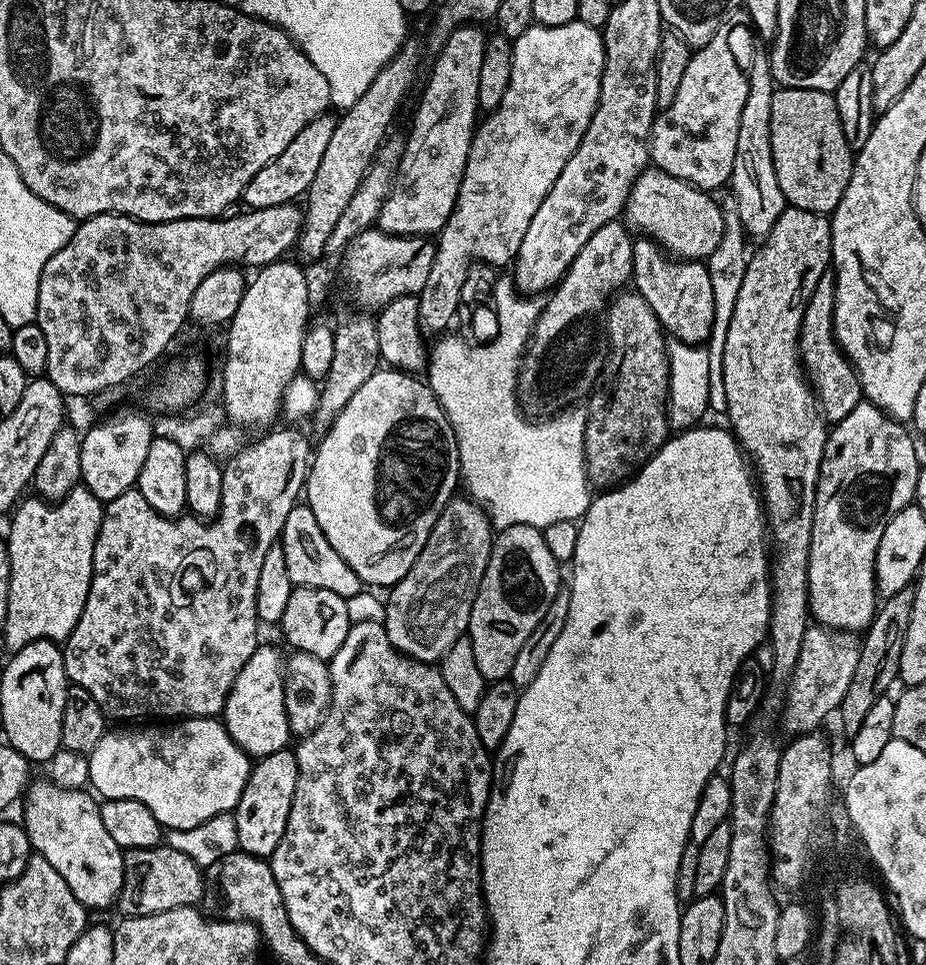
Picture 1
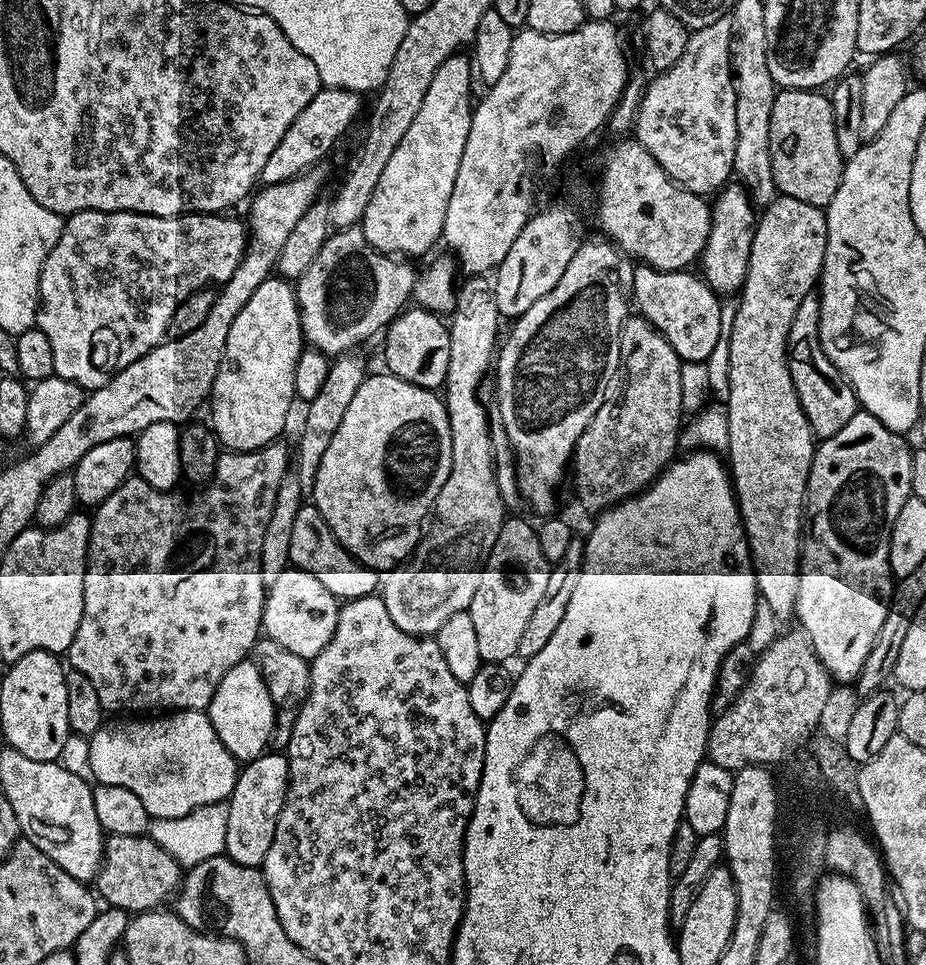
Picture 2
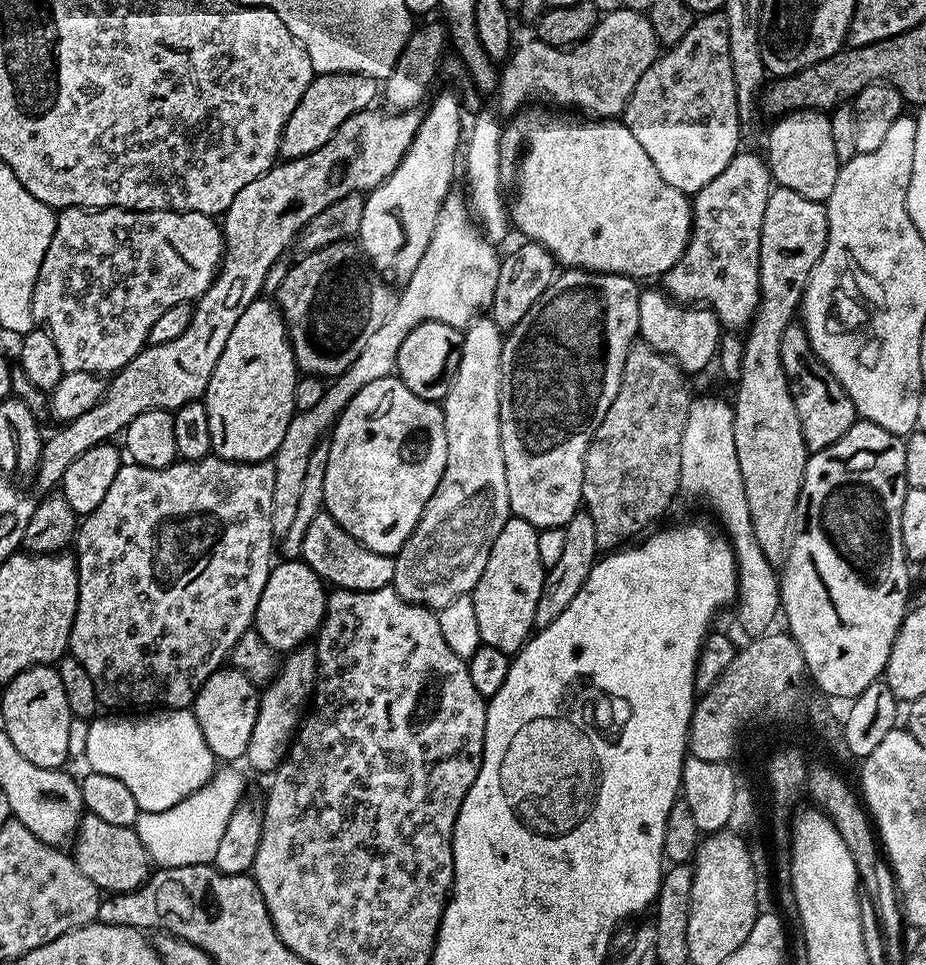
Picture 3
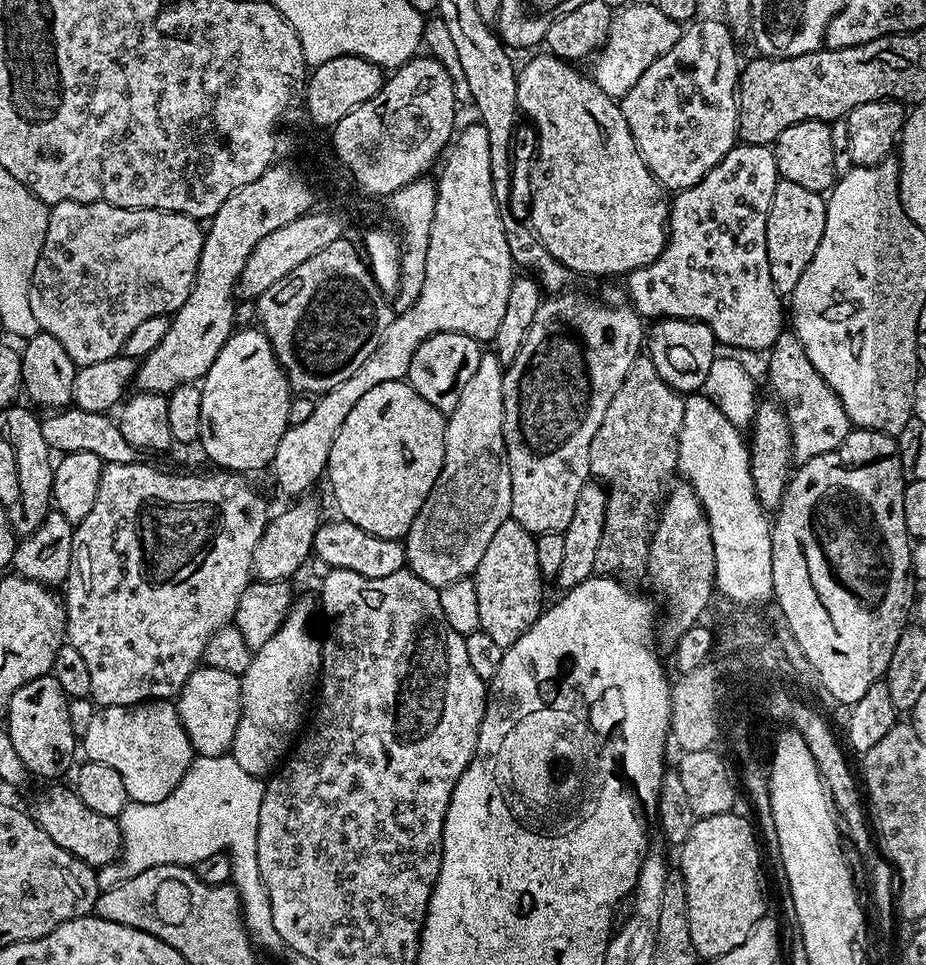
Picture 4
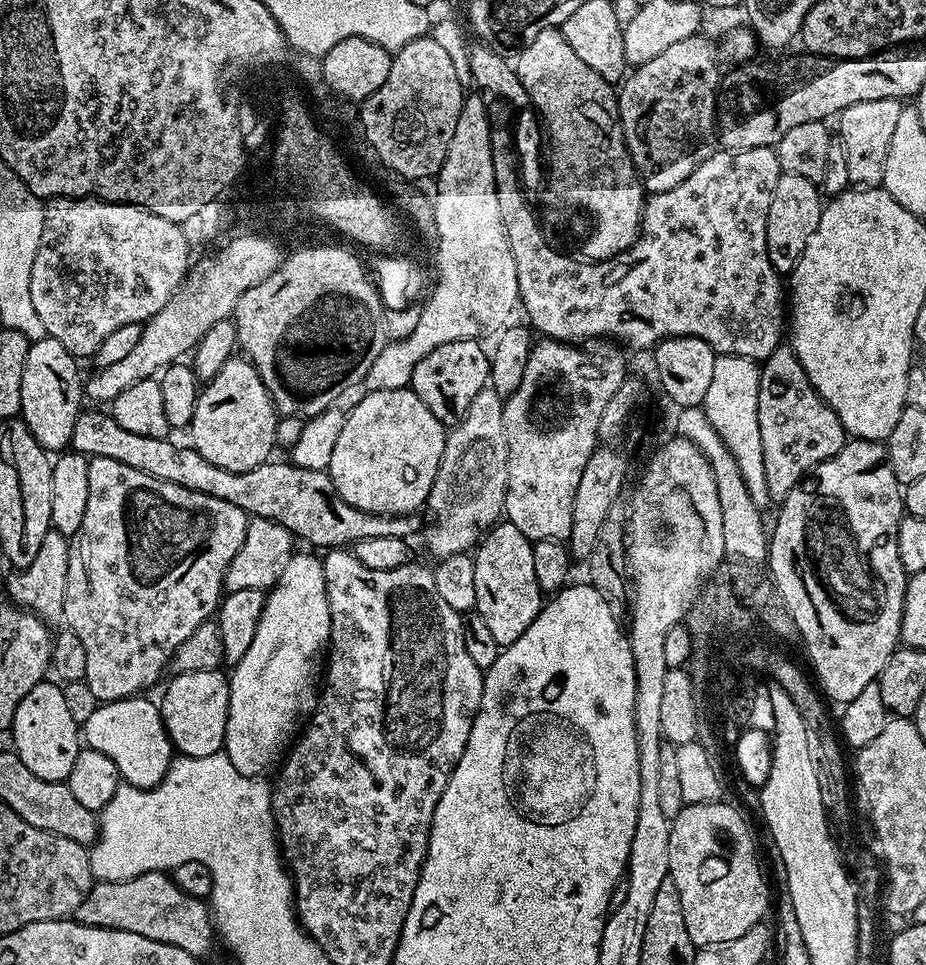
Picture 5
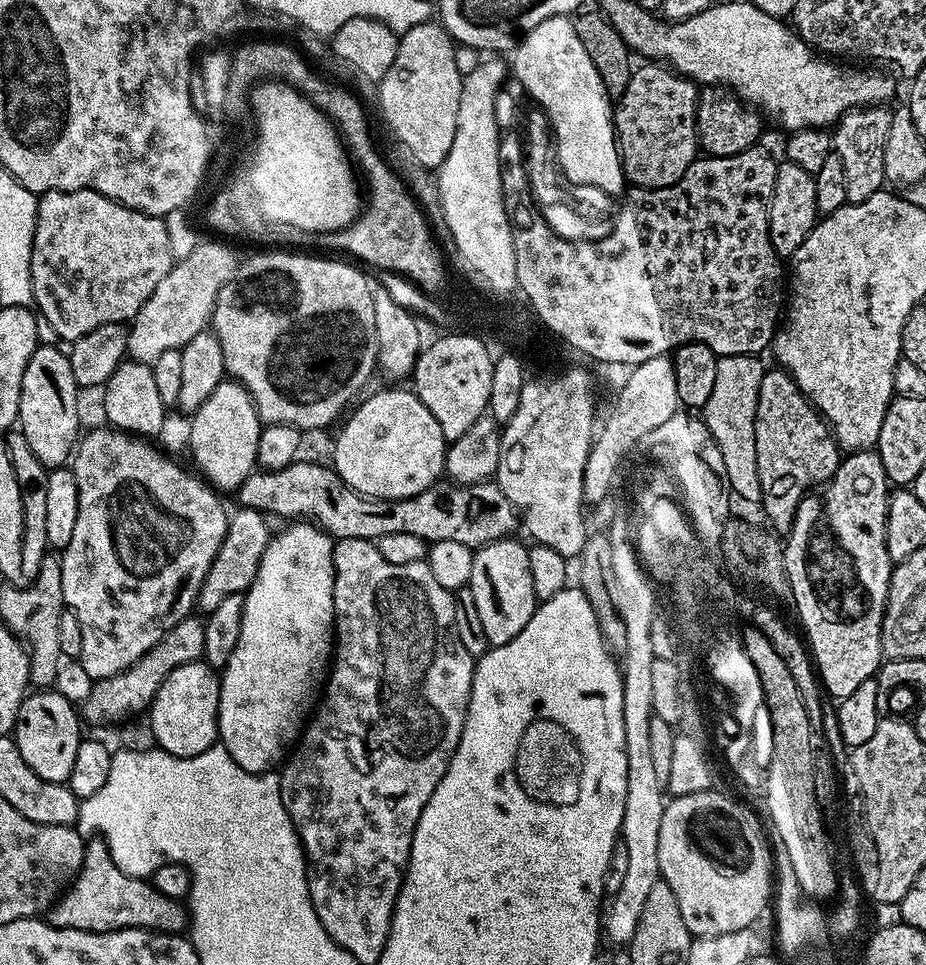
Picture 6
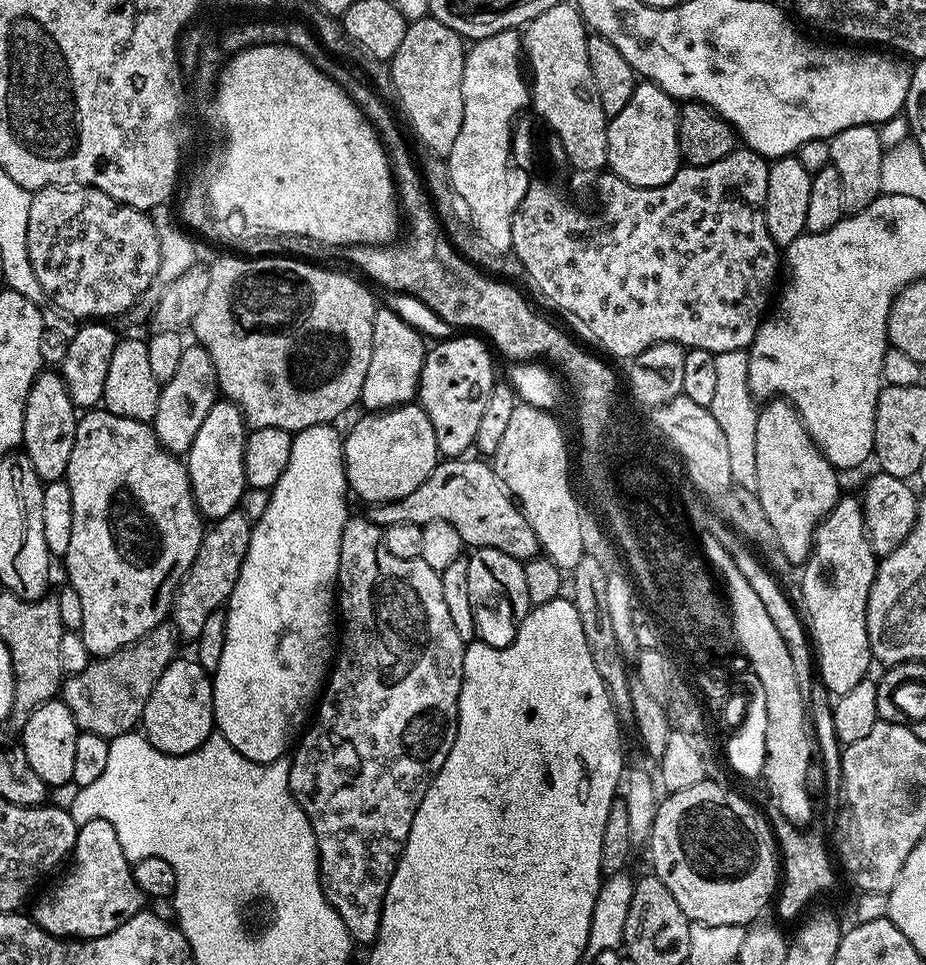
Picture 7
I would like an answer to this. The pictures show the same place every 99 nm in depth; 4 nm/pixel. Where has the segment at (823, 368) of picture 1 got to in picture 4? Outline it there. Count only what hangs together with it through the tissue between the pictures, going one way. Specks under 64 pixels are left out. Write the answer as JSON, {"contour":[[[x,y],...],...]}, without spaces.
{"contour":[[[785,330],[766,353],[768,359],[768,388],[771,399],[775,400],[786,414],[786,422],[790,426],[792,439],[792,459],[797,465],[810,462],[810,458],[818,458],[818,454],[826,454],[838,446],[853,431],[854,425],[848,419],[842,402],[830,390],[826,378],[814,370],[814,362],[810,362],[802,342],[798,342],[796,333]]]}

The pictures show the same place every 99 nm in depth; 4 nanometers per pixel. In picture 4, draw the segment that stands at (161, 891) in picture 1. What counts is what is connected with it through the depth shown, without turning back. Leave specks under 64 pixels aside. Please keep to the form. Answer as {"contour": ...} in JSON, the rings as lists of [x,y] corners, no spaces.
{"contour":[[[48,786],[45,792],[38,793],[36,801],[33,802],[32,808],[30,807],[30,815],[36,824],[42,826],[42,830],[46,830],[46,834],[50,834],[50,838],[54,838],[54,842],[58,842],[58,846],[62,846],[62,850],[66,850],[74,858],[86,862],[91,868],[99,870],[105,868],[107,864],[116,863],[122,851],[119,819],[90,810],[90,806],[86,806],[86,802],[82,802],[82,798],[78,798],[78,794],[71,787],[52,787],[56,786]]]}

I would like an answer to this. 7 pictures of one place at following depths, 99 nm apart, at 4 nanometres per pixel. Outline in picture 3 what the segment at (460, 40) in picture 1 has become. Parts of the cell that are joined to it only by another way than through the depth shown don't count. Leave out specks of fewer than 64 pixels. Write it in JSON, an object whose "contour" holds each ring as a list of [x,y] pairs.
{"contour":[[[452,92],[434,96],[431,97],[433,100],[428,113],[420,120],[420,126],[414,134],[414,142],[410,142],[410,150],[406,150],[402,162],[398,162],[394,174],[390,174],[377,188],[364,196],[358,247],[372,267],[380,273],[385,284],[393,286],[408,284],[418,267],[418,262],[422,262],[422,254],[426,254],[426,246],[430,246],[434,226],[438,226],[438,214],[446,202],[448,193],[453,191],[452,179],[458,176],[458,157],[462,152],[460,100]]]}

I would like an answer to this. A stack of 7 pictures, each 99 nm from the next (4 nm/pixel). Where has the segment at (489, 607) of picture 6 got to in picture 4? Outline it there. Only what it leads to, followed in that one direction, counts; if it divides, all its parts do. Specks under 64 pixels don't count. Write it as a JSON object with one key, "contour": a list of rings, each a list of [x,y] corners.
{"contour":[[[509,518],[498,526],[482,562],[478,562],[474,579],[478,590],[479,631],[490,634],[494,642],[503,648],[510,647],[539,618],[542,611],[540,604],[540,584],[542,577],[538,570],[538,557],[534,546],[536,536],[527,532],[517,520]]]}

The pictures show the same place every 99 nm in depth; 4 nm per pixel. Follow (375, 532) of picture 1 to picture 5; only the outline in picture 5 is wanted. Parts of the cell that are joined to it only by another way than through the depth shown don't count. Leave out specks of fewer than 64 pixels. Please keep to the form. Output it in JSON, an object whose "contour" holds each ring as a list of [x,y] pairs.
{"contour":[[[411,387],[366,394],[366,398],[353,404],[347,413],[346,426],[342,426],[338,442],[334,442],[334,454],[326,469],[340,497],[350,502],[350,506],[374,514],[406,516],[420,510],[416,508],[423,509],[428,503],[430,486],[434,486],[434,478],[442,462],[445,425],[440,424],[438,418],[430,414],[430,410],[426,410],[422,398],[418,398],[418,394],[414,394]]]}

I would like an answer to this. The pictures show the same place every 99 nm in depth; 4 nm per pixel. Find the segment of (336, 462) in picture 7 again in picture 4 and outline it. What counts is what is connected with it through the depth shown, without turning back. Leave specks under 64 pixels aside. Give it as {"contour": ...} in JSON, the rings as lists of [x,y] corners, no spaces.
{"contour":[[[297,599],[278,634],[274,634],[266,646],[255,649],[250,666],[240,677],[240,717],[230,755],[246,774],[271,777],[289,755],[305,723],[310,708],[308,695],[311,692],[313,695],[320,675],[322,636],[319,631],[316,633],[316,616],[318,620],[315,599]]]}

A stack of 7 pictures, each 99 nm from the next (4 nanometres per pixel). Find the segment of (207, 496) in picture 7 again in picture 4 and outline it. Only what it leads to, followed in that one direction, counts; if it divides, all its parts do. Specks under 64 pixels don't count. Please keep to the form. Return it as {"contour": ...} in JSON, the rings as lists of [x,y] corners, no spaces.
{"contour":[[[256,326],[233,331],[222,350],[218,350],[214,366],[210,366],[199,387],[202,434],[198,444],[204,447],[205,454],[216,463],[213,465],[220,470],[241,474],[253,474],[259,468],[267,469],[274,458],[274,450],[278,450],[278,442],[282,442],[282,434],[288,429],[288,411],[293,397],[268,335]]]}

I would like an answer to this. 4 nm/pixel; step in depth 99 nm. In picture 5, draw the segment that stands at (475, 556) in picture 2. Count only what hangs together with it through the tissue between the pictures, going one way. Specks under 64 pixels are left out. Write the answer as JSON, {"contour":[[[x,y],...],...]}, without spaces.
{"contour":[[[489,386],[483,388],[470,402],[470,410],[466,410],[464,417],[451,425],[450,431],[444,438],[442,450],[442,462],[438,466],[438,474],[434,478],[434,486],[430,486],[427,511],[432,511],[436,524],[423,529],[422,537],[428,543],[430,551],[436,555],[437,561],[445,560],[454,555],[471,553],[479,545],[483,535],[501,519],[506,498],[506,486],[508,485],[508,447],[506,446],[506,426],[504,425],[504,401]]]}

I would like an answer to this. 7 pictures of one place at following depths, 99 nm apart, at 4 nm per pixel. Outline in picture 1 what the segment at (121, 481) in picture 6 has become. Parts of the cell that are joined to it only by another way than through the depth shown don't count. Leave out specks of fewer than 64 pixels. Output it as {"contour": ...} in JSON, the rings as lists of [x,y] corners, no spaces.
{"contour":[[[284,426],[288,428],[273,427],[273,432],[265,431],[264,437],[254,444],[245,443],[243,448],[223,465],[222,474],[222,506],[216,517],[208,523],[191,515],[184,514],[179,518],[163,516],[142,498],[138,490],[118,494],[118,498],[104,504],[104,517],[98,538],[94,542],[94,562],[92,563],[92,581],[90,590],[86,594],[86,606],[78,618],[78,626],[63,641],[64,673],[75,687],[86,690],[94,702],[104,711],[105,717],[112,716],[116,722],[136,722],[139,716],[168,716],[164,718],[191,718],[194,716],[207,716],[216,718],[223,713],[224,703],[234,686],[234,678],[238,678],[238,670],[246,666],[250,654],[258,647],[256,640],[256,599],[258,598],[258,573],[262,571],[262,562],[266,559],[266,550],[277,543],[280,531],[284,528],[286,514],[301,499],[306,488],[310,461],[314,455],[313,445],[299,432],[299,427]]]}

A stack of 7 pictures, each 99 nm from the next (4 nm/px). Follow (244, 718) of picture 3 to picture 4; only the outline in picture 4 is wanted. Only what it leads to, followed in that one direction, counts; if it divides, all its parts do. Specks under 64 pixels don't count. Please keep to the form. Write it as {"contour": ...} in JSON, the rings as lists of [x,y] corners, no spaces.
{"contour":[[[207,666],[196,669],[180,695],[175,697],[176,713],[192,743],[196,756],[223,756],[234,742],[234,730],[238,730],[240,717],[240,677],[226,670],[214,670]]]}

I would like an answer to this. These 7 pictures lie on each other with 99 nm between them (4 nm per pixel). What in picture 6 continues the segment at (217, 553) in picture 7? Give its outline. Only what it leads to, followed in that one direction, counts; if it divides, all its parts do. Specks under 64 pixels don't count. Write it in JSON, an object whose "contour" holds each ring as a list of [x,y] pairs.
{"contour":[[[237,507],[228,517],[226,538],[214,558],[210,562],[210,570],[202,582],[200,592],[196,595],[196,608],[207,614],[215,610],[222,601],[230,598],[230,594],[243,594],[254,582],[258,574],[258,566],[262,554],[266,554],[266,546],[270,539],[270,530],[264,521],[265,513],[253,508]]]}

